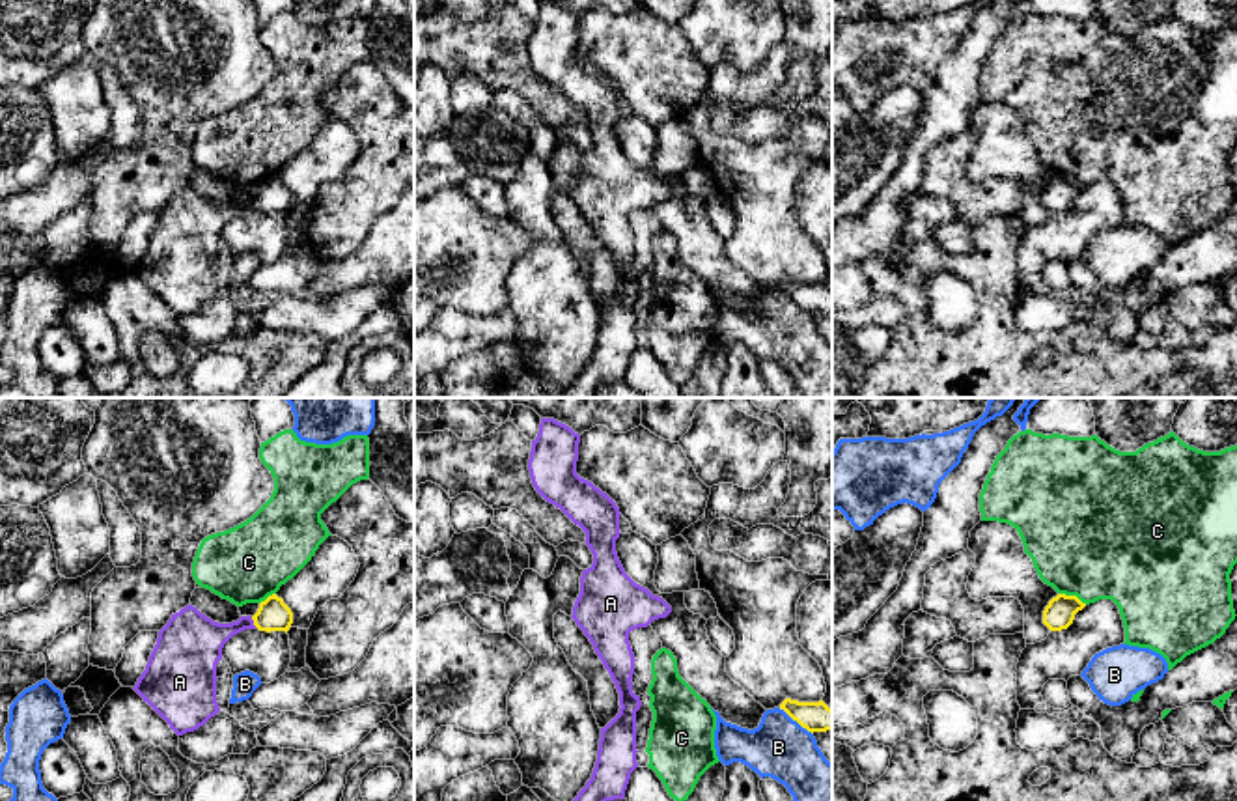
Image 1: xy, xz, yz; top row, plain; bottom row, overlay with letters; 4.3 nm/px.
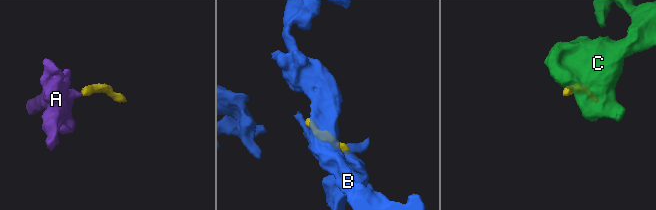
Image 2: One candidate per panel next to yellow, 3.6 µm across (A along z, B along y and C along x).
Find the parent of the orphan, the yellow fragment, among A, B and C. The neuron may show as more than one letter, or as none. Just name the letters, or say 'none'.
A

